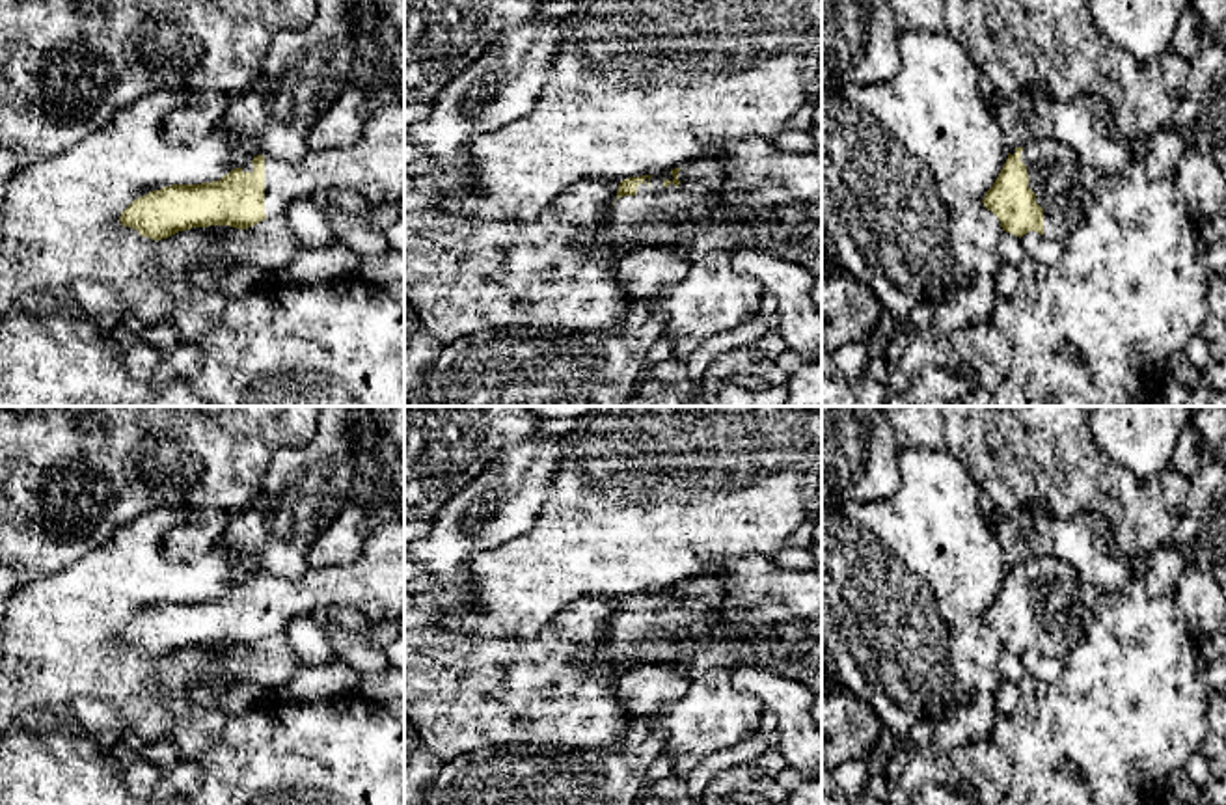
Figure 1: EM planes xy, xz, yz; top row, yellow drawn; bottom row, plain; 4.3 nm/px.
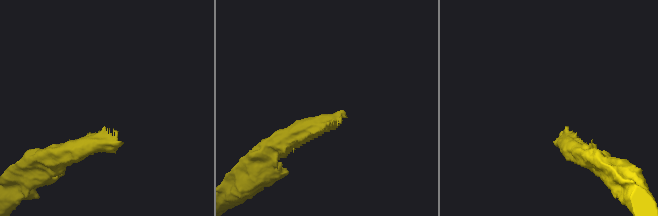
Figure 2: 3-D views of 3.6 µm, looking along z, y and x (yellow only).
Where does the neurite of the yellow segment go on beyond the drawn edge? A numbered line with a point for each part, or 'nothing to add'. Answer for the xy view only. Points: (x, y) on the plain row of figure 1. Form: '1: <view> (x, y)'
1: xy (377, 574)

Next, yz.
1: yz (1064, 604)

